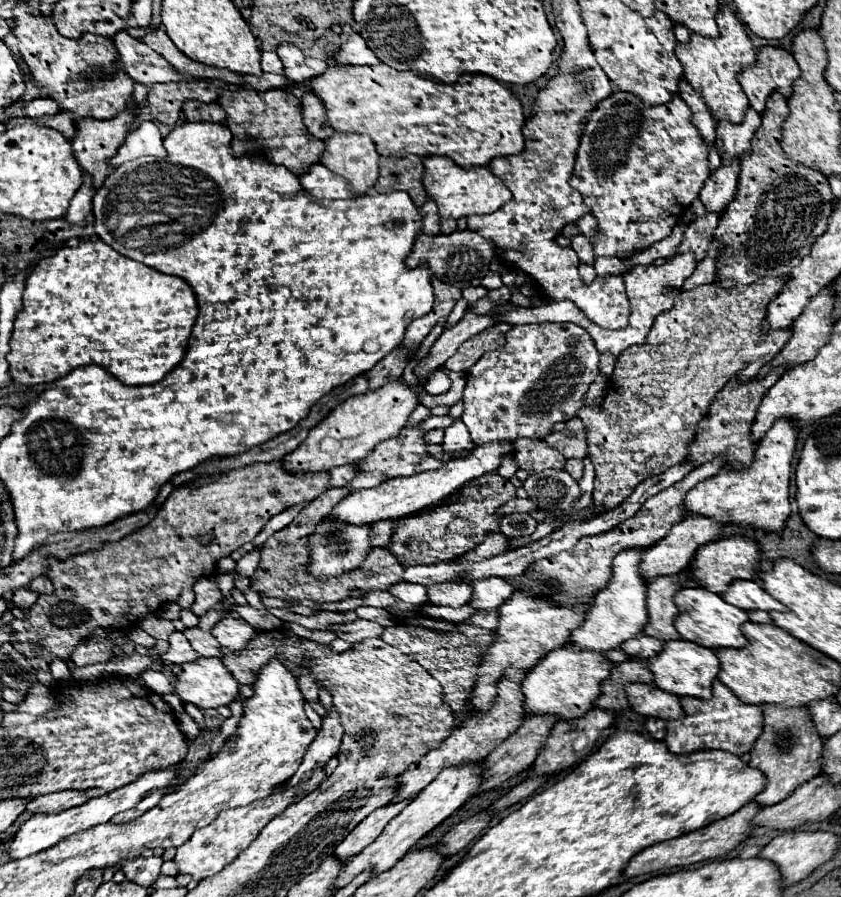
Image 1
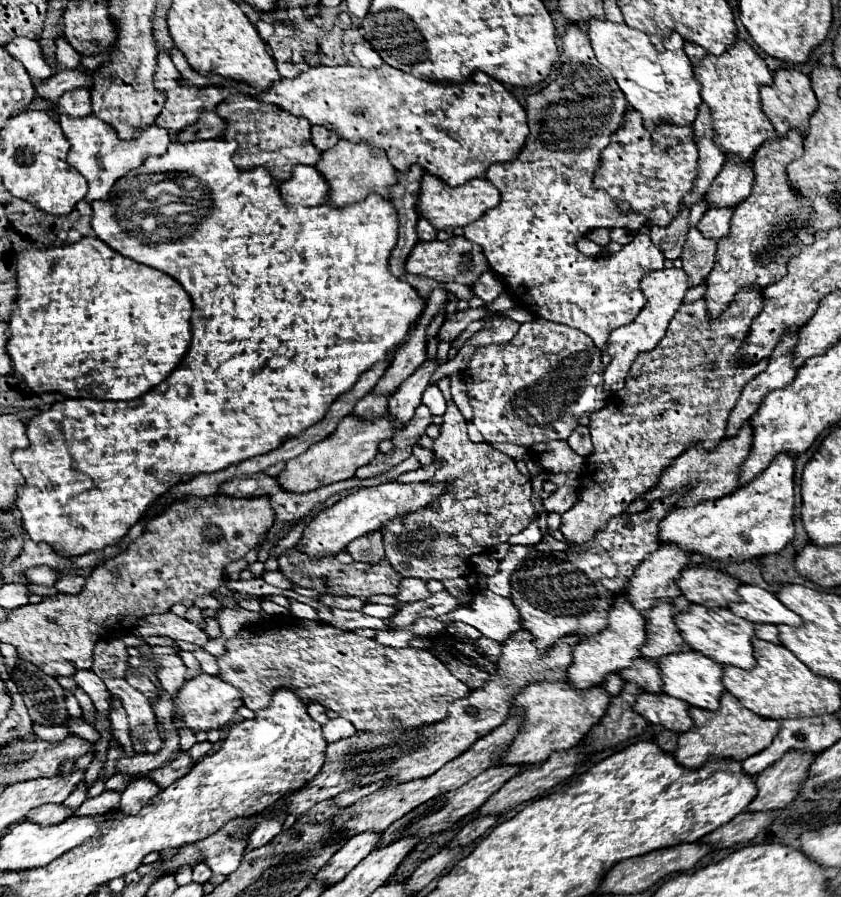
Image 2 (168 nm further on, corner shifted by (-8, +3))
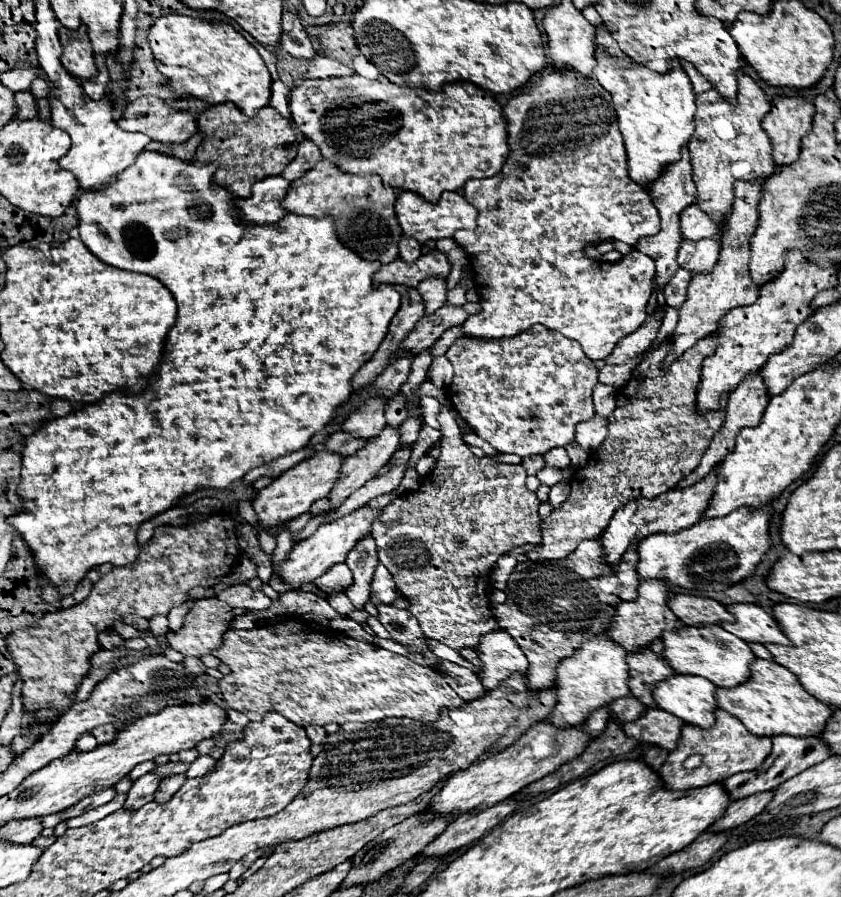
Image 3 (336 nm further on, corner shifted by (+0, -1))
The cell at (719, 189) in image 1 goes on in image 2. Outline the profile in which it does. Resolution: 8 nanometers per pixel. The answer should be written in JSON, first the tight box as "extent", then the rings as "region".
{"extent":[697,206,733,238],"region":[[[717,206],[717,208],[709,208],[703,216],[703,220],[697,224],[697,228],[707,234],[709,238],[723,238],[725,234],[729,234],[729,222],[733,216],[733,206]]]}

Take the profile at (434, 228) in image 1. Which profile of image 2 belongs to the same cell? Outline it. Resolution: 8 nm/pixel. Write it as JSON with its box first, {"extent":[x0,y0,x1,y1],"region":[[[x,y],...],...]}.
{"extent":[417,218,437,242],"region":[[[419,218],[417,232],[419,232],[419,240],[425,240],[425,242],[437,238],[437,230],[435,230],[435,226],[427,218]]]}

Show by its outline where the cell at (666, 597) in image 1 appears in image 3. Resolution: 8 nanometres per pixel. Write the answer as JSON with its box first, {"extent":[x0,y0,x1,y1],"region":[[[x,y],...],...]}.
{"extent":[627,650,673,708],"region":[[[651,650],[627,654],[627,664],[629,664],[629,674],[631,674],[629,678],[631,694],[647,708],[655,708],[651,692],[657,682],[673,674],[673,668],[665,660],[659,660]]]}

